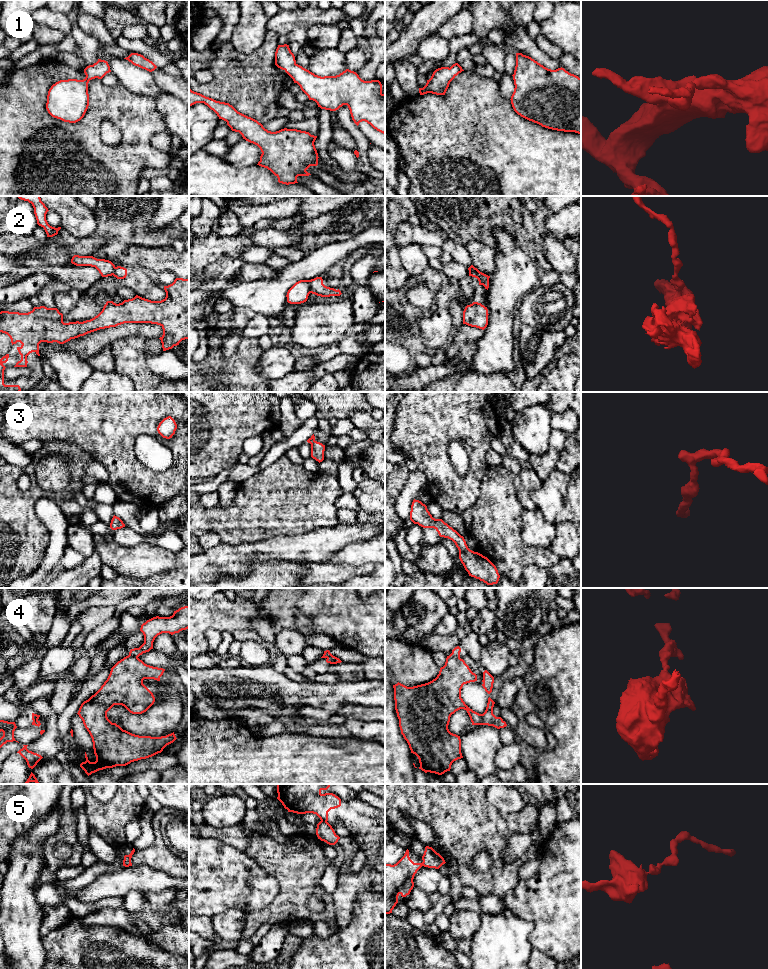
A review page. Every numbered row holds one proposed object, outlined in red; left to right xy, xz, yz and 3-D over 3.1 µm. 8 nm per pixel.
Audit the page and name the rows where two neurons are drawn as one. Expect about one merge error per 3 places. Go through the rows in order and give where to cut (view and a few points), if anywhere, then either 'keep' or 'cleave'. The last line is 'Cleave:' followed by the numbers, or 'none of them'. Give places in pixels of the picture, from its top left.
1: no cut; keep
2: cut in xz along (309, 280), (310, 292); cleave
3: no cut; keep
4: cut in yz along (450, 654), (459, 658); cleave
5: cut in xz along (321, 820), (326, 822); cleave
Cleave: 2, 4, 5

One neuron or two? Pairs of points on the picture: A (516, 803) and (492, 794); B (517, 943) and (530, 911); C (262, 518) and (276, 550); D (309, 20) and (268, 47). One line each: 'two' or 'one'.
A: one
B: two
C: two
D: two

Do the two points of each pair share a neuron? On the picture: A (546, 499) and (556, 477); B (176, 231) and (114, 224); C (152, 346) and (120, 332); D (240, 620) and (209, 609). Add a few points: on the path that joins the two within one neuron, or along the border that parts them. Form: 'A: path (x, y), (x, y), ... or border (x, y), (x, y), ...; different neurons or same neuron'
A: path (551, 494), (555, 489), (556, 482); same neuron
B: path (161, 236), (140, 236), (129, 226); same neuron
C: border (153, 337), (126, 336), (116, 339), (110, 345); different neurons
D: path (232, 615), (217, 613); same neuron

